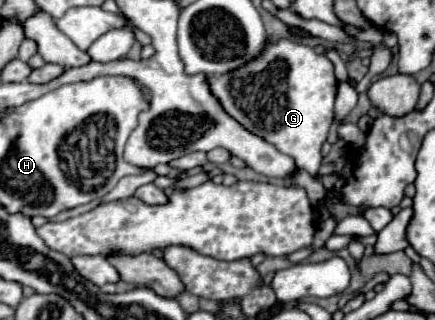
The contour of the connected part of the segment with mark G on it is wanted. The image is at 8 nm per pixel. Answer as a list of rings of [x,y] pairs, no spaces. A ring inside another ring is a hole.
[[[276,39],[268,41],[258,59],[246,63],[246,67],[238,67],[238,71],[228,71],[226,75],[210,75],[206,77],[210,93],[222,103],[222,109],[242,123],[246,131],[266,139],[278,151],[290,155],[298,167],[306,169],[310,175],[316,175],[322,163],[322,145],[328,137],[330,125],[334,123],[334,99],[338,91],[338,79],[334,77],[332,63],[326,55],[316,53],[312,47],[296,43],[292,39]]]

